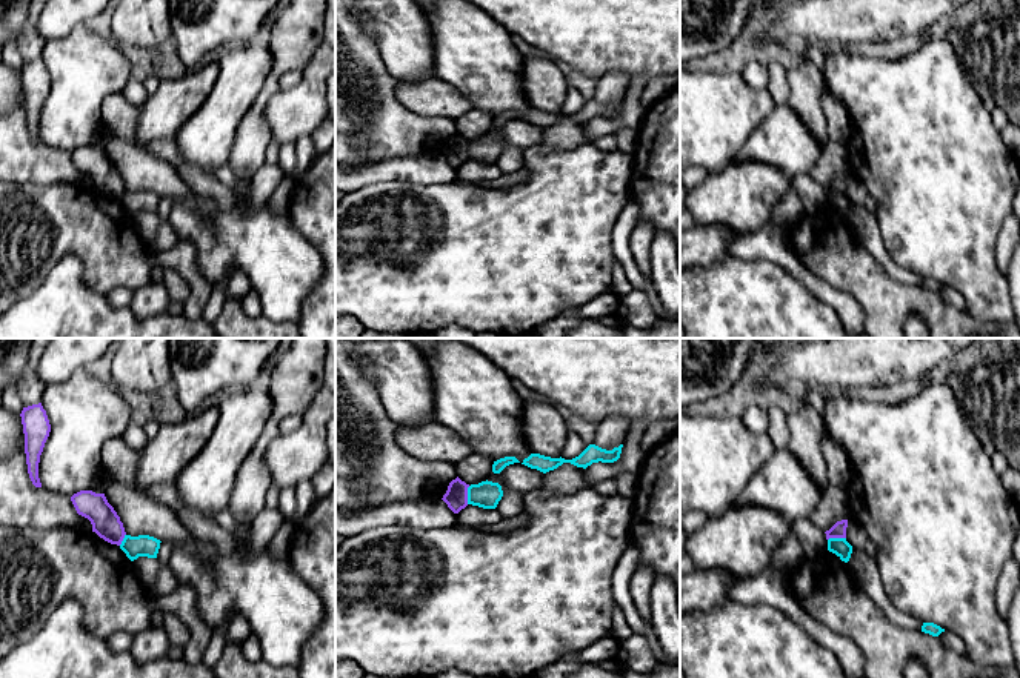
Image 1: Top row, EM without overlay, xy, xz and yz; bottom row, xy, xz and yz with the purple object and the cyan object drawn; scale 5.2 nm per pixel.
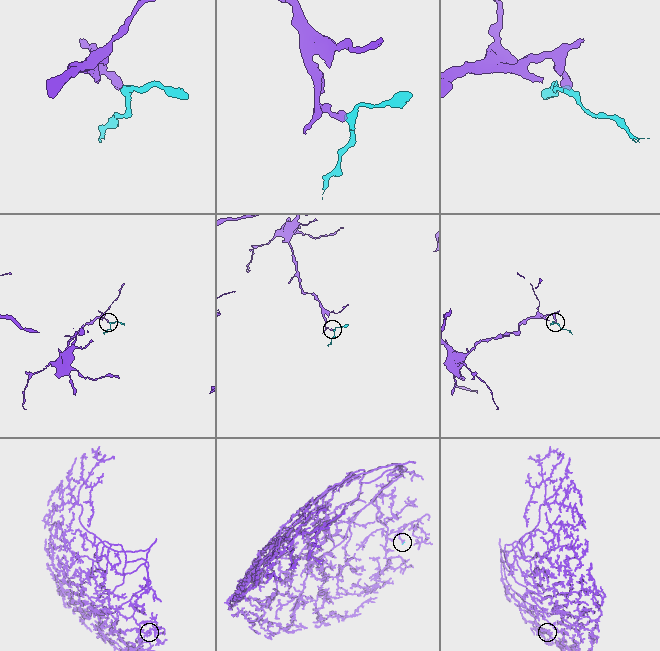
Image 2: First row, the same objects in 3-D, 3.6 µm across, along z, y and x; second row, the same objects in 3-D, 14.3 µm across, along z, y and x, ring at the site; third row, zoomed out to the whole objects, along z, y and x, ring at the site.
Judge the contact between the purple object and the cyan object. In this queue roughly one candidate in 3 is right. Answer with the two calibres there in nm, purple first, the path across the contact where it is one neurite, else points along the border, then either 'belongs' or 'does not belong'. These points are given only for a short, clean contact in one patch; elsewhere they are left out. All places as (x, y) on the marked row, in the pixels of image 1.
calibres 120 and 140 nm; border xz (470, 486), (466, 503); does not belong

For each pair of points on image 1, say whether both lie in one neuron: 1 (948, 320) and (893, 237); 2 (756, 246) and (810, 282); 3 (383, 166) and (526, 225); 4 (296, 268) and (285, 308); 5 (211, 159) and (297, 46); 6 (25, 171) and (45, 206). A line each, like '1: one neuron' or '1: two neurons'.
1: two neurons
2: one neuron
3: two neurons
4: one neuron
5: two neurons
6: two neurons

